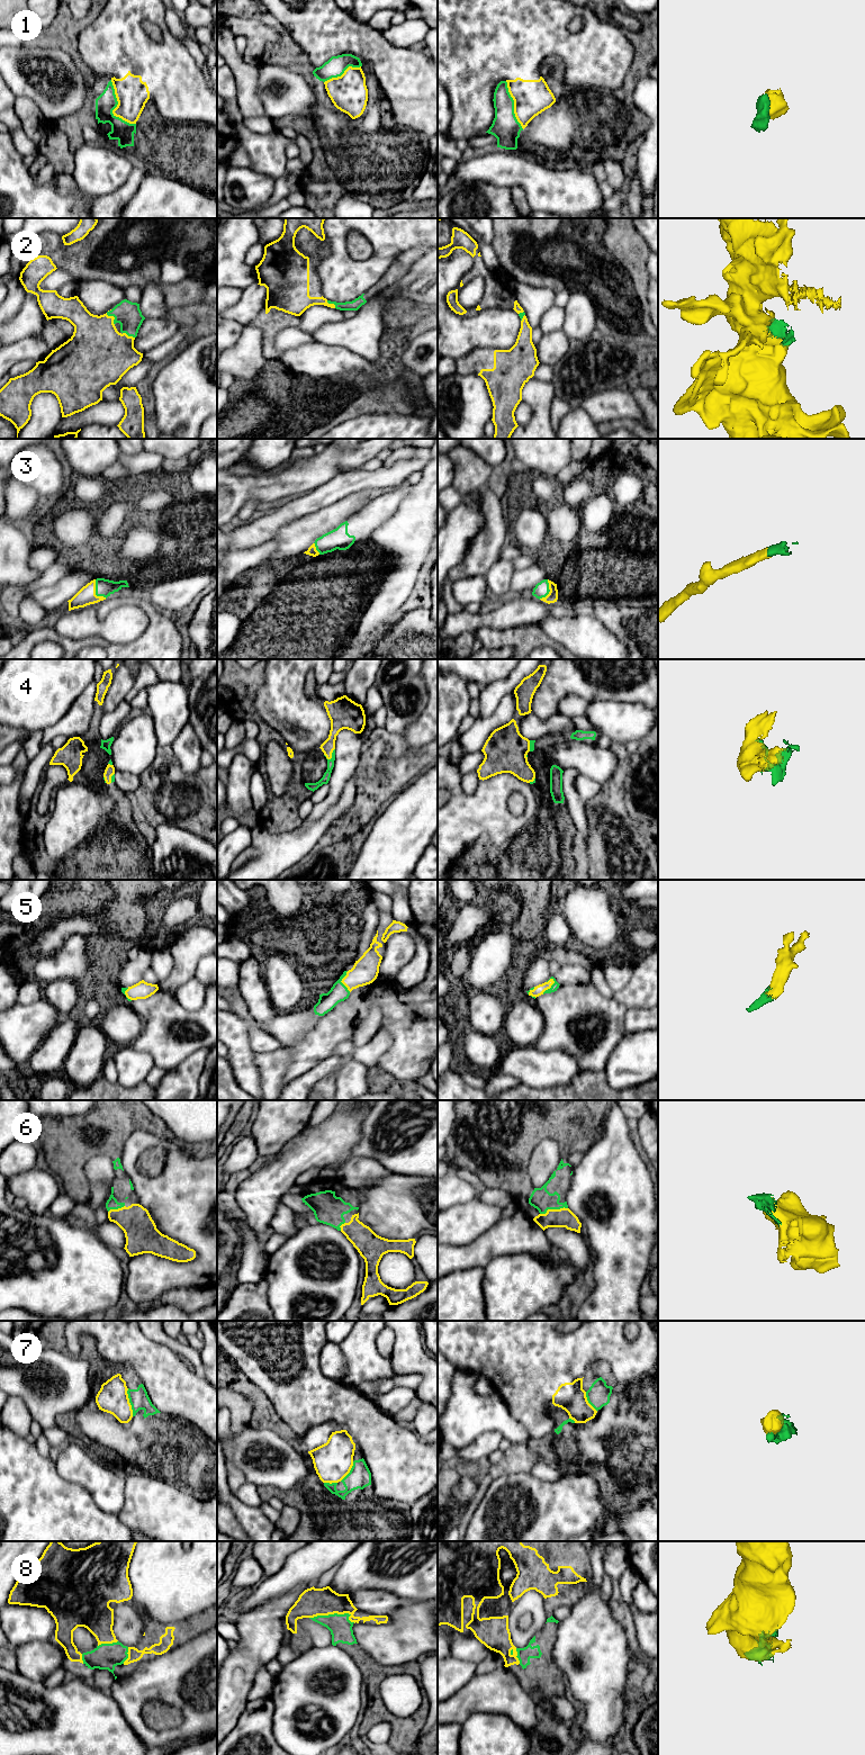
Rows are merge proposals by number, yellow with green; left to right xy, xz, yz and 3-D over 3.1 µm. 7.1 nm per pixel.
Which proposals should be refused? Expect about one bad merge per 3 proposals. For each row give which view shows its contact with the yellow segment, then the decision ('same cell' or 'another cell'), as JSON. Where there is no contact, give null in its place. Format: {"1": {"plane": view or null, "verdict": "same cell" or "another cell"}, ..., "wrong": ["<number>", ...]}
{"1": {"plane": "xy", "verdict": "another cell"}, "2": {"plane": "xy", "verdict": "same cell"}, "3": {"plane": "xy", "verdict": "same cell"}, "4": {"plane": "xz", "verdict": "same cell"}, "5": {"plane": "yz", "verdict": "same cell"}, "6": {"plane": "yz", "verdict": "same cell"}, "7": {"plane": "xy", "verdict": "another cell"}, "8": {"plane": "xz", "verdict": "same cell"}, "wrong": ["1", "7"]}

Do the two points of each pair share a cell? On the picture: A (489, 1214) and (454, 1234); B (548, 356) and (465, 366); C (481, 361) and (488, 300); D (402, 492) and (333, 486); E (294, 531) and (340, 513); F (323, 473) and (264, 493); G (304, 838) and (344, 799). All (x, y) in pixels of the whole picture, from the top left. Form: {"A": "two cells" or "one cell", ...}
{"A": "one cell", "B": "two cells", "C": "one cell", "D": "two cells", "E": "one cell", "F": "one cell", "G": "one cell"}

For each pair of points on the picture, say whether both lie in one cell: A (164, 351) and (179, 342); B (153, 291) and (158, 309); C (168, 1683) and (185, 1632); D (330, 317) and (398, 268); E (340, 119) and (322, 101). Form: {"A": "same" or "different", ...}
{"A": "same", "B": "same", "C": "different", "D": "different", "E": "same"}

